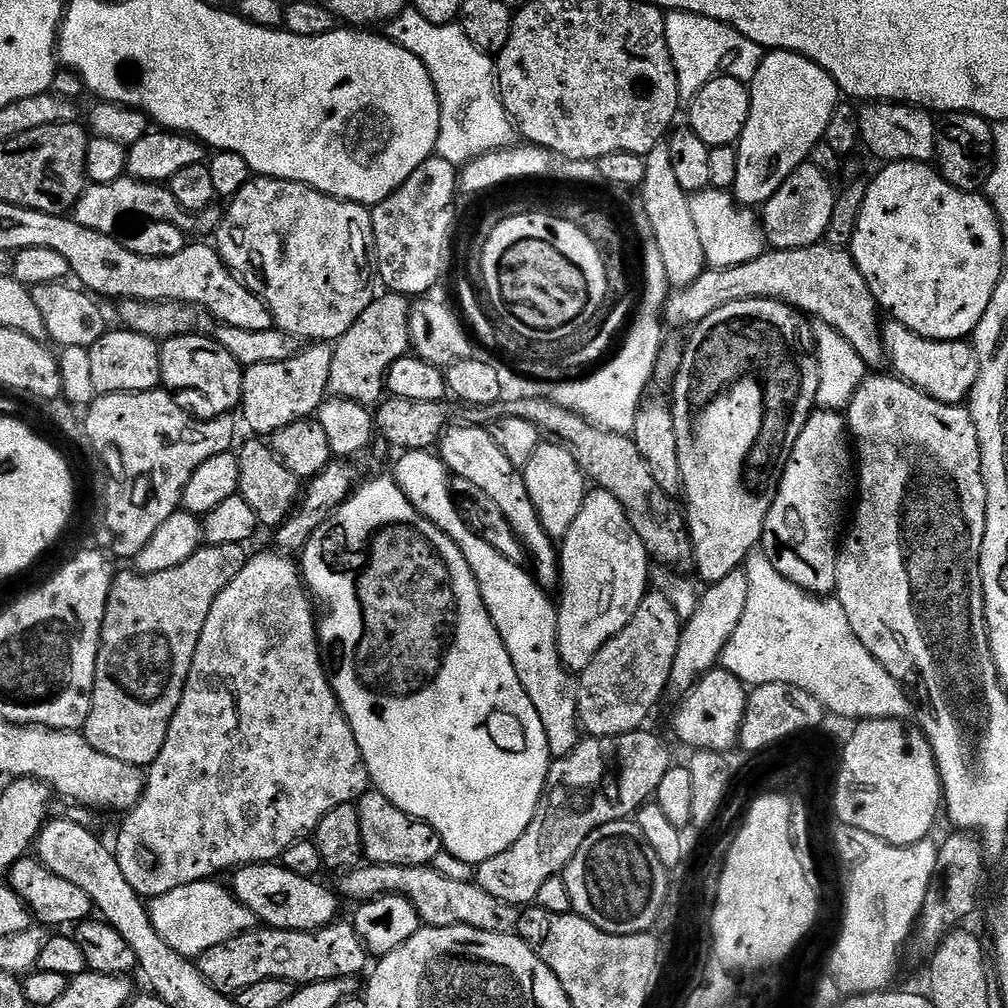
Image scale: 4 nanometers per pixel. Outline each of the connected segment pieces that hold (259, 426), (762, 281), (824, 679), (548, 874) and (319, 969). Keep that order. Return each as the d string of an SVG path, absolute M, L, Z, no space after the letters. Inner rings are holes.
M316 342L305 348L308 348L305 352L304 349L297 351L287 360L271 360L244 369L240 408L244 412L245 422L256 431L253 433L271 434L282 430L282 426L290 426L290 422L306 420L319 413L320 405L329 395L332 348L324 342Z
M826 242L805 248L766 250L754 262L729 268L708 268L689 288L673 291L666 305L669 325L701 324L714 310L743 300L780 300L819 323L830 326L863 358L869 369L885 363L881 313L866 278L858 270L851 251L832 248Z
M757 550L750 557L750 595L742 614L742 622L734 630L730 642L724 647L722 666L737 676L745 686L758 684L793 684L818 698L829 713L845 716L851 722L878 720L881 718L904 718L911 710L913 701L904 685L890 675L884 666L874 659L870 650L854 634L846 610L840 601L813 594L790 582Z
M649 730L631 732L621 736L594 736L581 739L572 752L553 759L548 766L548 781L544 784L544 797L540 800L538 810L530 822L530 826L502 854L494 854L486 862L475 869L474 883L486 890L486 894L494 894L502 902L513 906L528 906L538 898L538 890L550 882L550 878L561 875L571 859L578 854L579 848L594 830L615 820L627 820L655 797L656 787L666 778L666 774L674 766L672 752L668 744L660 736Z
M333 922L313 932L257 926L242 936L210 946L210 950L198 957L198 967L211 988L233 998L246 990L246 986L266 982L266 978L282 978L299 986L334 978L359 977L360 972L367 973L370 968L368 947L362 942L355 923L340 923Z

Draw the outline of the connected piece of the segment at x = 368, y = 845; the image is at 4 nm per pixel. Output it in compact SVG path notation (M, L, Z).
M369 790L358 801L362 822L362 842L367 859L373 864L386 866L432 866L435 865L442 845L438 834L426 822L414 819L398 810L390 798L381 792Z

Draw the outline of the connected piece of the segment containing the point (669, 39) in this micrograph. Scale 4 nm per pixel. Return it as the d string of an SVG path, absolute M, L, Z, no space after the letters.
M668 12L664 21L666 42L670 46L670 58L674 62L681 101L691 102L702 86L706 86L706 82L715 76L732 76L736 80L751 82L754 74L758 74L758 66L766 55L765 49L738 34L738 30L730 25L693 12Z

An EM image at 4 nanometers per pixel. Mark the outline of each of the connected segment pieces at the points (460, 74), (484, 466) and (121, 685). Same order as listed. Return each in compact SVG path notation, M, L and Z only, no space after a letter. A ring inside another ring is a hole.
M409 6L388 21L386 35L418 57L436 84L436 96L440 99L440 133L435 155L463 166L469 160L477 160L479 156L513 143L514 125L500 101L493 57L478 50L478 46L466 38L459 23L435 26Z
M484 426L449 427L438 441L438 455L444 461L453 477L465 480L471 487L486 490L486 494L498 505L498 510L506 514L506 520L524 543L530 557L530 568L536 577L536 583L545 590L557 587L560 578L558 548L552 537L546 534L538 514L534 510L534 502L530 502L530 494L526 490L526 482L521 469L516 468L498 450L498 442L494 442L491 431Z
M243 544L201 546L182 562L182 566L174 566L174 570L162 570L160 574L149 576L142 576L135 570L115 573L96 659L94 688L100 688L100 692L92 692L92 703L100 704L100 740L96 740L100 748L112 744L112 748L116 748L116 757L128 756L128 744L136 744L136 748L132 748L132 760L136 760L136 752L140 752L146 761L148 756L158 758L156 748L162 750L170 722L182 702L186 678L202 638L202 626L206 626L206 618L210 618L218 594L242 574L249 555L249 549Z

